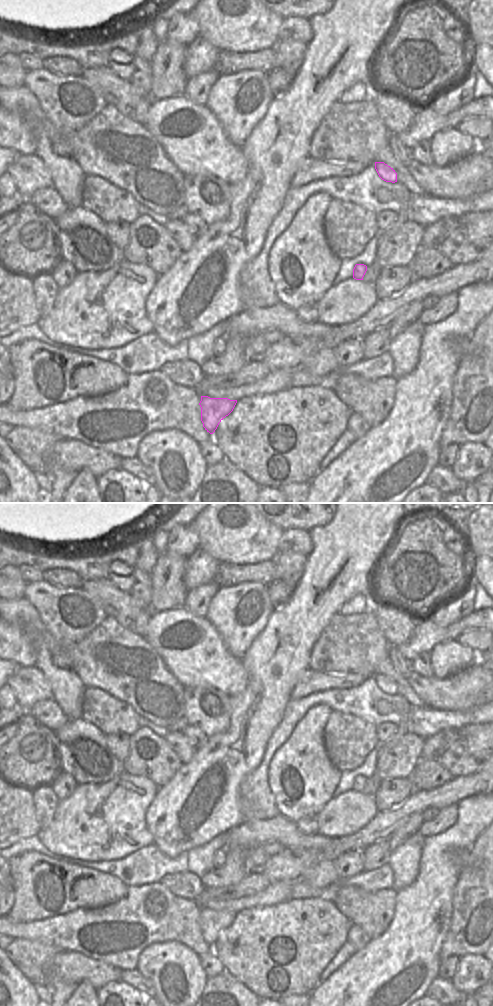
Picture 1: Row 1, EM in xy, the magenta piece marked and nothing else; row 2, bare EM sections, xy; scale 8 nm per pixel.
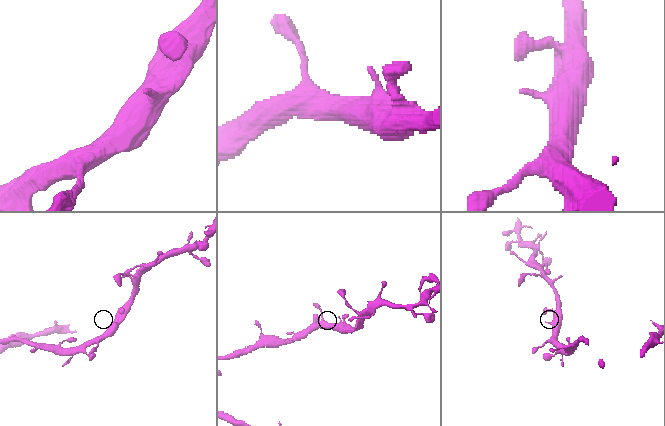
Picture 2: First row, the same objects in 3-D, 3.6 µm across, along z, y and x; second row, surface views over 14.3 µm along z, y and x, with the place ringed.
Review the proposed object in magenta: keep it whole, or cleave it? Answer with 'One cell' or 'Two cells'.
One cell

